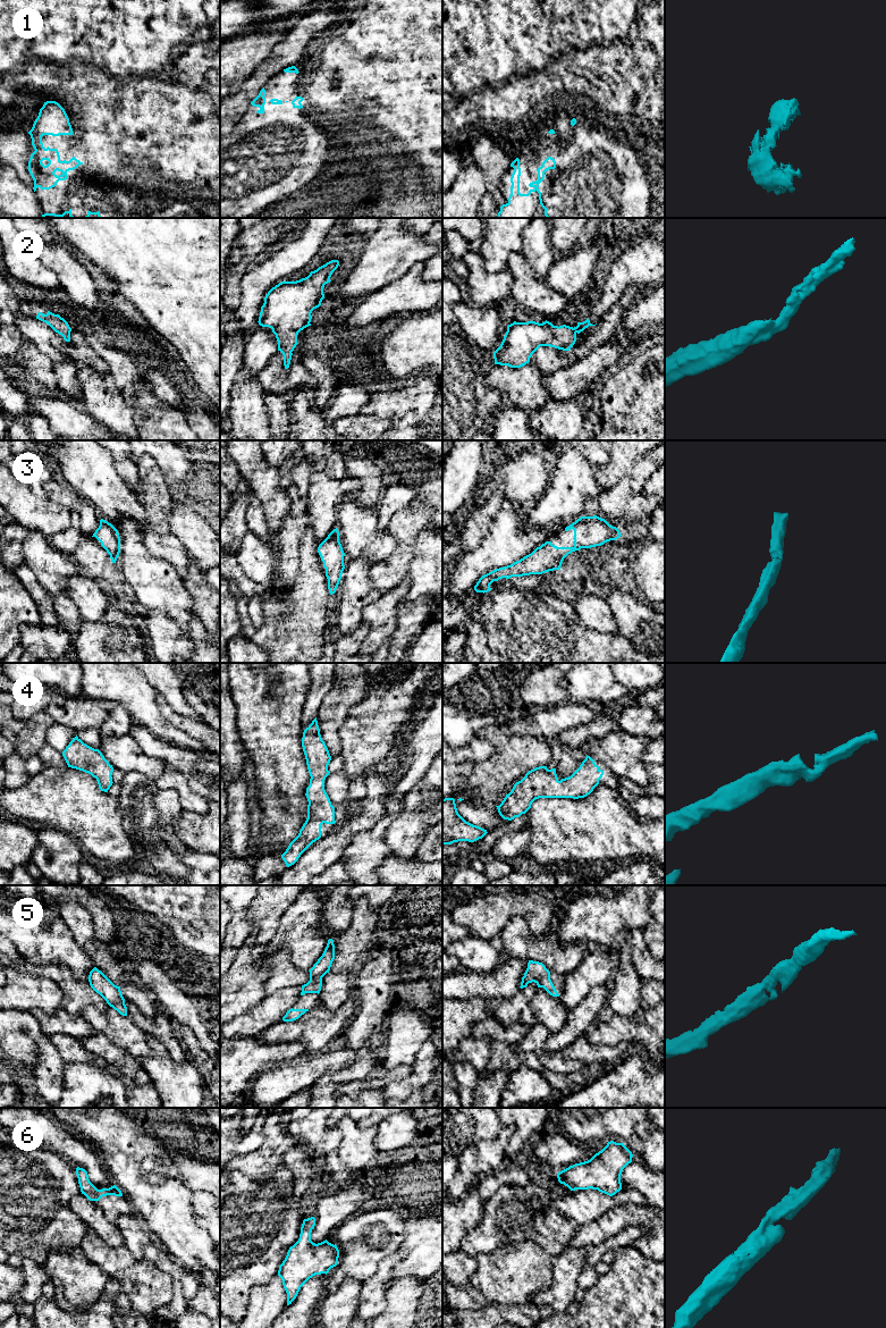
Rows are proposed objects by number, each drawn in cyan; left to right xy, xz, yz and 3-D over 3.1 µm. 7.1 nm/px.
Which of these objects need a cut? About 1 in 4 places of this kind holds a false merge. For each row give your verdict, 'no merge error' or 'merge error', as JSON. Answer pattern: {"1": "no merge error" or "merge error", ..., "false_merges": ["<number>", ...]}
{"1": "no merge error", "2": "no merge error", "3": "no merge error", "4": "no merge error", "5": "no merge error", "6": "no merge error", "false_merges": []}

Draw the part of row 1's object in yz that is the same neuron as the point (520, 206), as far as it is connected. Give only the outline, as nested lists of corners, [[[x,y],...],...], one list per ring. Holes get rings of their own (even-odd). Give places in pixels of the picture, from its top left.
[[[548,157],[542,166],[537,169],[538,179],[529,184],[531,190],[528,194],[520,193],[520,163],[518,158],[510,163],[510,167],[514,168],[510,177],[510,195],[508,202],[500,207],[498,218],[549,218],[547,215],[548,209],[542,203],[541,192],[538,187],[545,178],[545,173],[556,168],[555,159]]]

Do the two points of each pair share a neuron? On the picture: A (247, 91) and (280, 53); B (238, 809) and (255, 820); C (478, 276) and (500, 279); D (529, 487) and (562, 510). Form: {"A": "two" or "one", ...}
{"A": "one", "B": "two", "C": "one", "D": "two"}

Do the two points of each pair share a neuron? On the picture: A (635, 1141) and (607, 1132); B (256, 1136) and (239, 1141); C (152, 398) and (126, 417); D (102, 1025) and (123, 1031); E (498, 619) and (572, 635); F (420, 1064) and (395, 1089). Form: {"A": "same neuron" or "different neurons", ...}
{"A": "same neuron", "B": "same neuron", "C": "different neurons", "D": "same neuron", "E": "same neuron", "F": "same neuron"}

